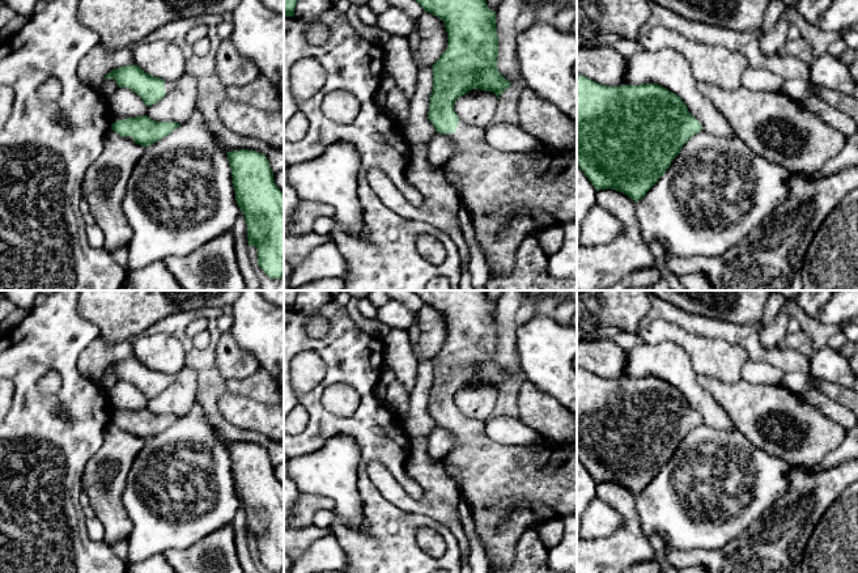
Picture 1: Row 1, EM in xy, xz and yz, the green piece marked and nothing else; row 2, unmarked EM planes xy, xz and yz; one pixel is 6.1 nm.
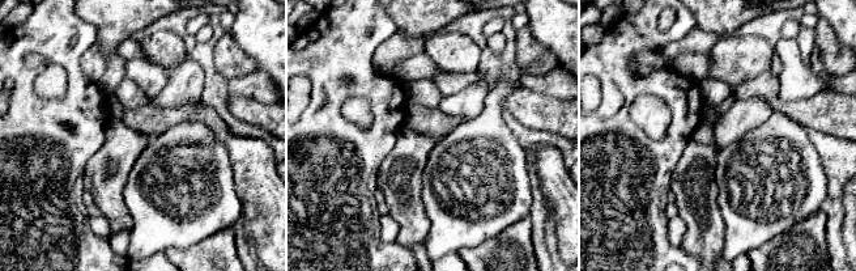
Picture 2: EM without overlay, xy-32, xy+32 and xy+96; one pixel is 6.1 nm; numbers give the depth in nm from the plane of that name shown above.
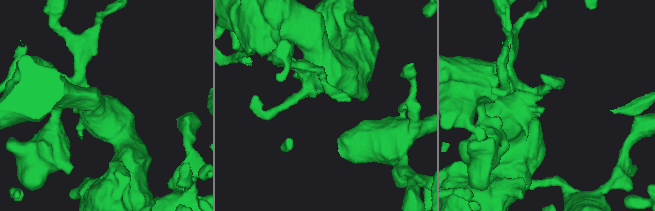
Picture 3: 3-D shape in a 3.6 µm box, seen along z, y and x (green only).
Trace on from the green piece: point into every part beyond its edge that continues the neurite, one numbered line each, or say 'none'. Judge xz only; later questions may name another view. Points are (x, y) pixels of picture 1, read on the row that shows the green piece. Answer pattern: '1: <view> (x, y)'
1: xz (508, 195)

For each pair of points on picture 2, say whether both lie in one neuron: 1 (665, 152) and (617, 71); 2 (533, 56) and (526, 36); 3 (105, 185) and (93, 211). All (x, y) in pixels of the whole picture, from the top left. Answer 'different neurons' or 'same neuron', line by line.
1: same neuron
2: same neuron
3: different neurons

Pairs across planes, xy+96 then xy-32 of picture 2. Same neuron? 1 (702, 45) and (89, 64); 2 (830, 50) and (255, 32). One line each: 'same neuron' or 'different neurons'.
1: same neuron
2: different neurons

